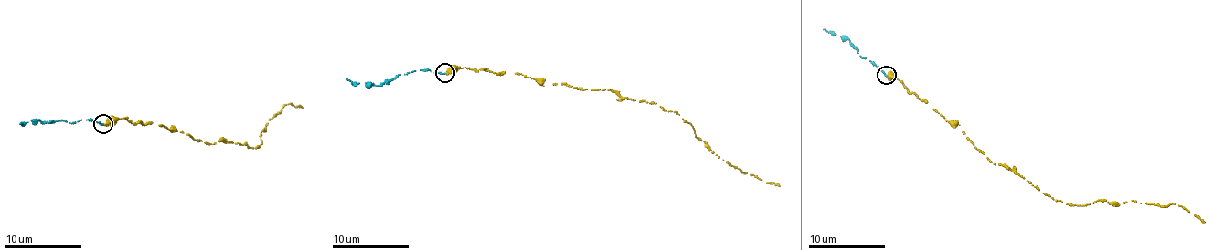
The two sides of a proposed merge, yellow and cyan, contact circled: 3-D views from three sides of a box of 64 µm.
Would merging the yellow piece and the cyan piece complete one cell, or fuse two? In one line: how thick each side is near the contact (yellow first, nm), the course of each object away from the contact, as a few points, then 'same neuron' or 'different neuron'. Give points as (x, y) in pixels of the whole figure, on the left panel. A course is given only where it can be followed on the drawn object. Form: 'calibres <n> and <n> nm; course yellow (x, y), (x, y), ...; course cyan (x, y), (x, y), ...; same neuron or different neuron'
calibres 360 and 200 nm; course yellow (104, 125), (125, 117), (211, 144), (222, 139), (253, 149), (282, 107), (303, 109); course cyan (102, 123), (87, 119), (71, 124), (67, 121), (20, 123); same neuron

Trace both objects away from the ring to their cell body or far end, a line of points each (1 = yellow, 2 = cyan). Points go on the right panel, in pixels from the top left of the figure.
1: (887, 77), (900, 79), (959, 125), (991, 162), (1053, 200), (1081, 206), (1169, 203), (1204, 223)
2: (886, 75), (871, 60), (860, 57), (849, 42), (823, 28)

